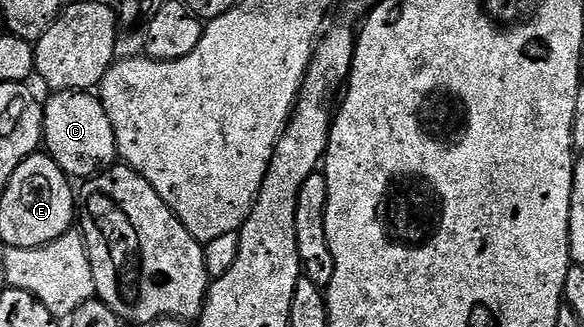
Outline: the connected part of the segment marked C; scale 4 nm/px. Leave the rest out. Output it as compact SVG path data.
M55 91L50 96L43 105L43 145L68 178L90 179L116 164L117 143L113 135L113 123L109 123L109 115L105 115L105 107L98 96L91 91Z

